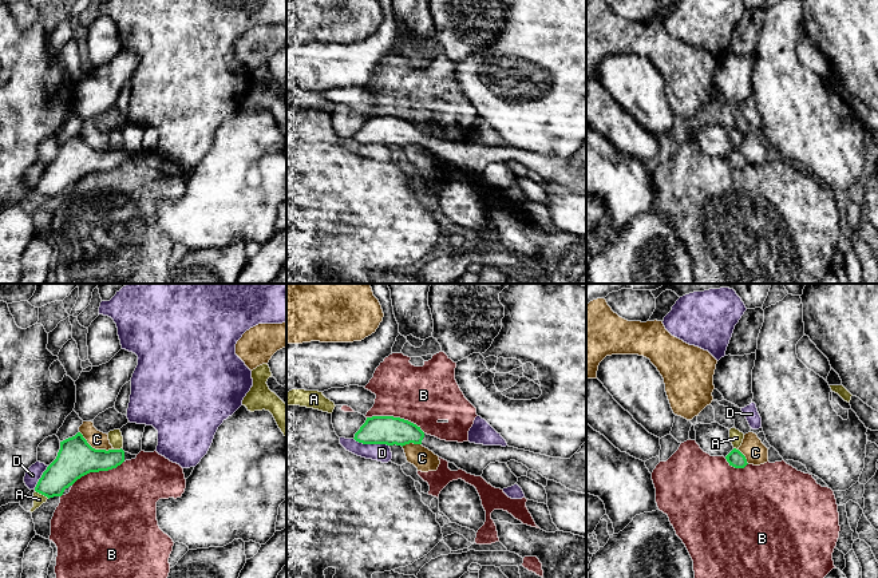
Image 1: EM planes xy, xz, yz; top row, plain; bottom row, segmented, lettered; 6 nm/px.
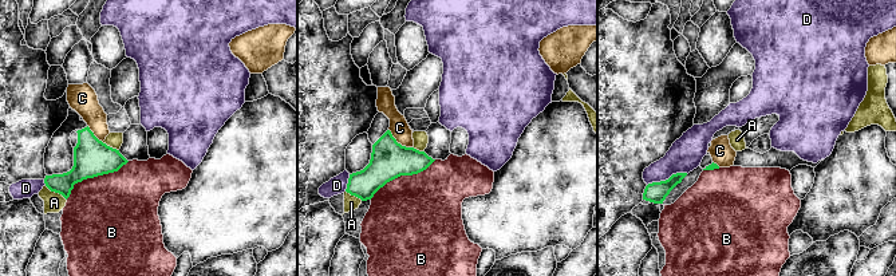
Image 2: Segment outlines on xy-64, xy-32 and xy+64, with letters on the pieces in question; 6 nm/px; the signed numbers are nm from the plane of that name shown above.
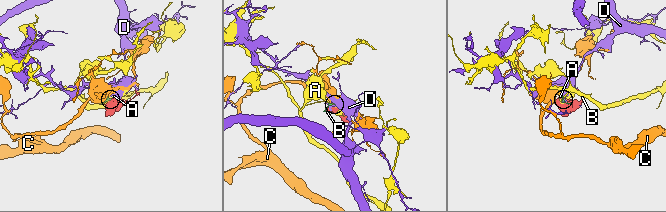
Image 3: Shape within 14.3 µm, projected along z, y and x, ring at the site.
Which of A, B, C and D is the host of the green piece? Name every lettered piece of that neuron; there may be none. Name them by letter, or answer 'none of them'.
none of them

